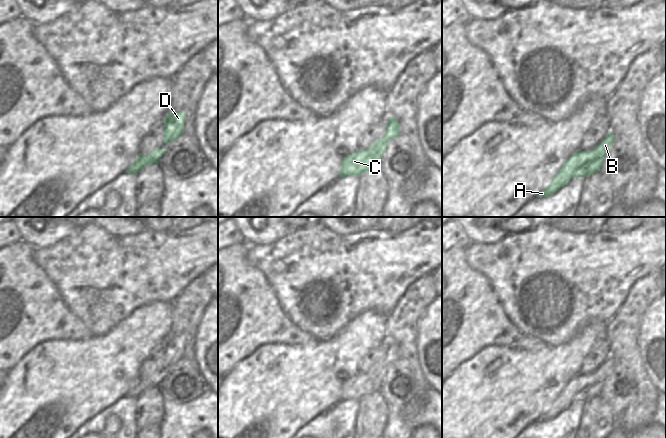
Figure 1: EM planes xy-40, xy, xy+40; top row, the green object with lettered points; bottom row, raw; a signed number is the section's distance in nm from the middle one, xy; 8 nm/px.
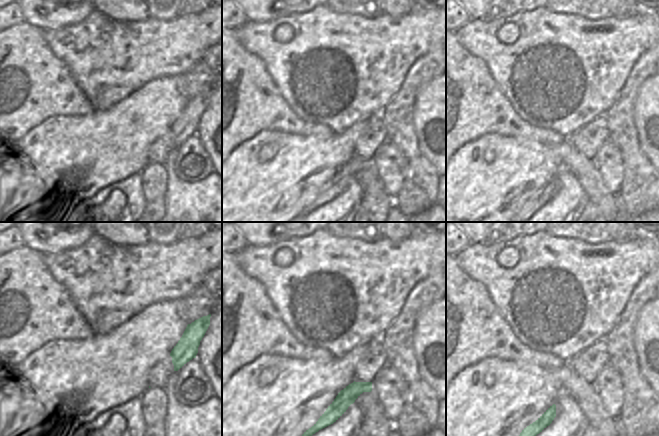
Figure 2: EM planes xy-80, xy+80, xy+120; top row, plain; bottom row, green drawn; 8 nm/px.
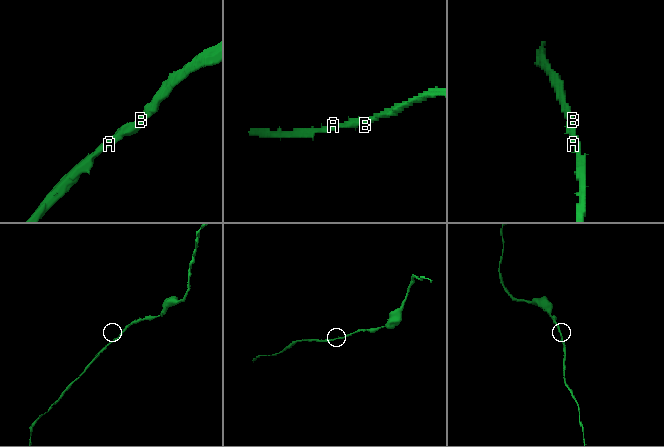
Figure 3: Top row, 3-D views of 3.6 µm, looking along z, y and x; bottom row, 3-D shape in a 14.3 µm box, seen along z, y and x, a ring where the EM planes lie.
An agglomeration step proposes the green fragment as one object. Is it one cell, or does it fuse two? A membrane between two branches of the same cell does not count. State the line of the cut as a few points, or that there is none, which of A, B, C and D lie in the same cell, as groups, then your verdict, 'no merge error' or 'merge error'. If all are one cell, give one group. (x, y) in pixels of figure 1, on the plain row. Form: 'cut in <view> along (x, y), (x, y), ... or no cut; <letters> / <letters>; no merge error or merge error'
no cut; A B C D; no merge error

